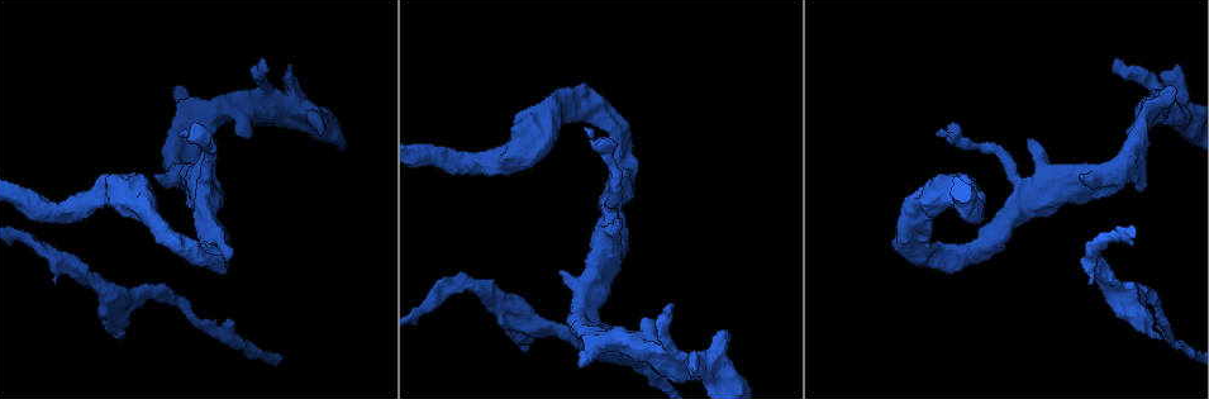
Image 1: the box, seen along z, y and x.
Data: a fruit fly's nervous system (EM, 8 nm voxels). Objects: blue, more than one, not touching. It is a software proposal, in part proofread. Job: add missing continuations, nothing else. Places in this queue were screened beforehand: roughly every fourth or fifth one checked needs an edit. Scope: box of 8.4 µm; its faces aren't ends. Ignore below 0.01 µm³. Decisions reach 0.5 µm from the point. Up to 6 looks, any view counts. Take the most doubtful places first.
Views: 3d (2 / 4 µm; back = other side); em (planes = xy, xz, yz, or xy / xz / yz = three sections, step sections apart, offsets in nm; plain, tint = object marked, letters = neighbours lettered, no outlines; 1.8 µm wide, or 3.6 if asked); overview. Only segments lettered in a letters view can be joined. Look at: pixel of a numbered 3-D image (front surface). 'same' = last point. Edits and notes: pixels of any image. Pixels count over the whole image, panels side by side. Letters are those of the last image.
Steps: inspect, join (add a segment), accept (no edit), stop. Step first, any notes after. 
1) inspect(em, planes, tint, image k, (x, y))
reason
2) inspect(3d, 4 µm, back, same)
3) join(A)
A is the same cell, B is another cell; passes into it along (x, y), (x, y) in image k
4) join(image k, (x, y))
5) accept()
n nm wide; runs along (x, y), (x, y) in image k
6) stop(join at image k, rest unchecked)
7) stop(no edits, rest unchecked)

inspect(3d, 2 µm, image 1, (120, 338))
branch stops here

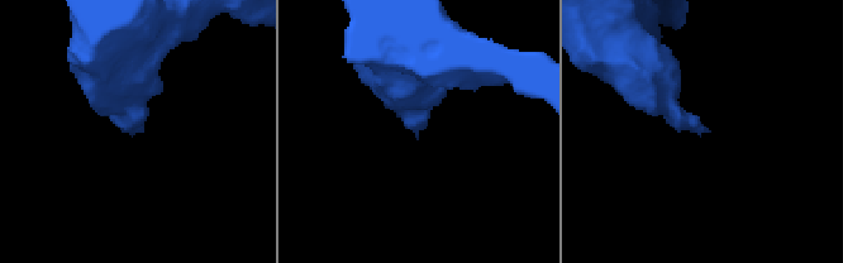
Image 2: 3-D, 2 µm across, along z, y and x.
inspect(em, planes, letters, image 2, (704, 131))

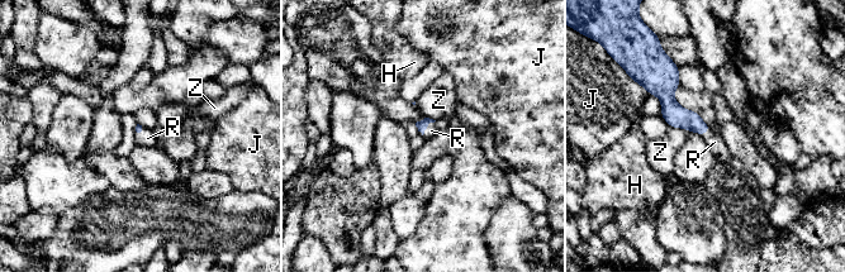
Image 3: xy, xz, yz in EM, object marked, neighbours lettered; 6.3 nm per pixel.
join(R)
R is the same cell, H, J and Z are other cells; passes into it along (422, 125), (426, 128), (431, 130) in image 3; it goes on there

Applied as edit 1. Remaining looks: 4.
inspect(overview)
see it whole again

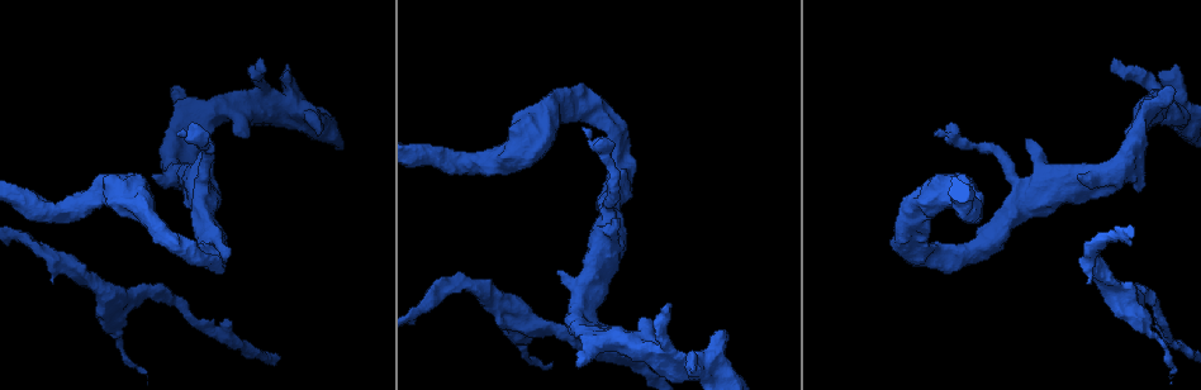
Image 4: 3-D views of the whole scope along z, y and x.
inspect(3d, 2 µm, image 4, (1025, 139))
branch stops here

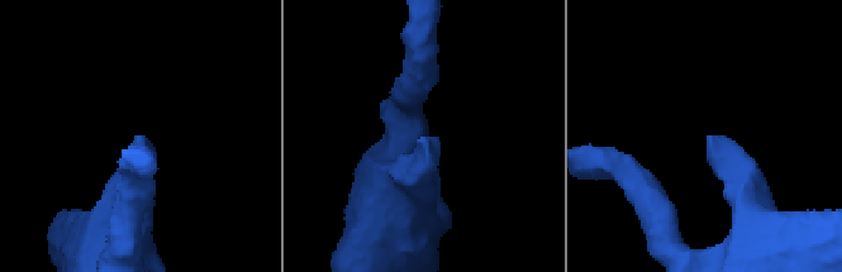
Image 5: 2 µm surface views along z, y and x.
inspect(em, yz, step 4, letters, image 5, (422, 138))

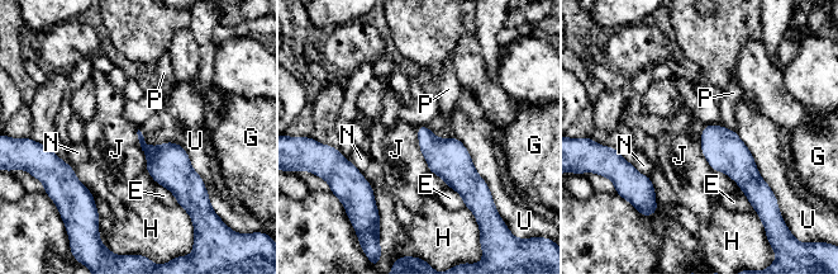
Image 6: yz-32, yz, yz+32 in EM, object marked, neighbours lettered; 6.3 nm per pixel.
accept()
U touches over 440 nm; E, G, H, J, N, P and U are other cells; border along (415, 126), (419, 150), (429, 170) in image 6; no lettered segment goes on from it

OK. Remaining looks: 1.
stop(join at image 3, rest unchecked)

